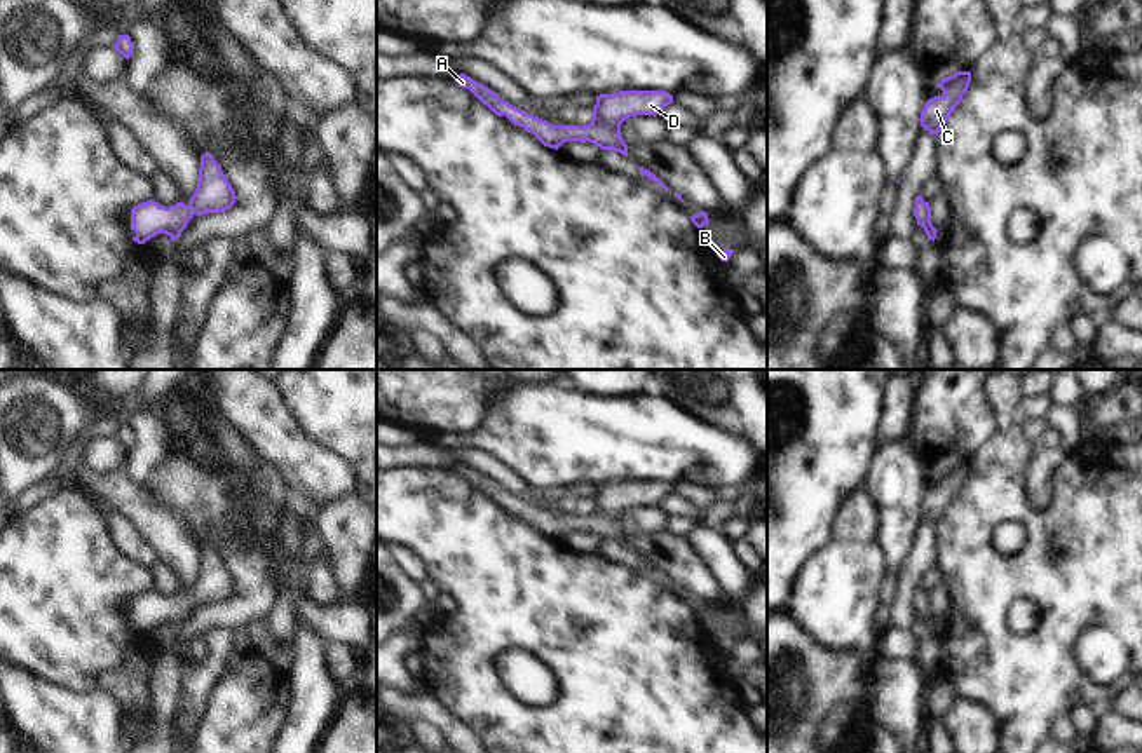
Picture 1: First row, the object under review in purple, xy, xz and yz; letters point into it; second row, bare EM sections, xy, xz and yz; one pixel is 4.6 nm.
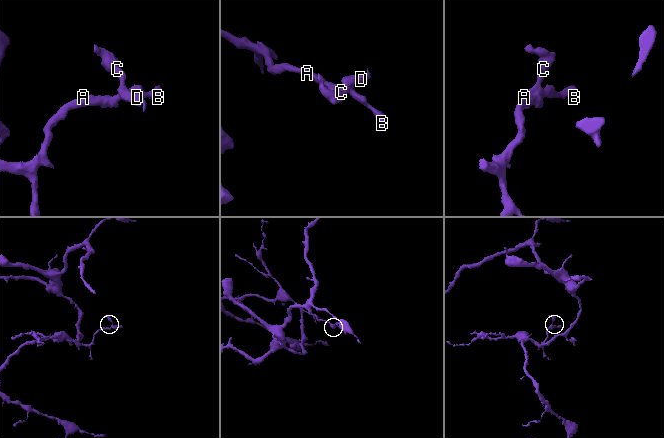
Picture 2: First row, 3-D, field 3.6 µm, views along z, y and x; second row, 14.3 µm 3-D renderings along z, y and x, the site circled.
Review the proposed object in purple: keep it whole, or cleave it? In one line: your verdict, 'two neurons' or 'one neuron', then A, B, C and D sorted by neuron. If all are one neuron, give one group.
one neuron; groups A B C D

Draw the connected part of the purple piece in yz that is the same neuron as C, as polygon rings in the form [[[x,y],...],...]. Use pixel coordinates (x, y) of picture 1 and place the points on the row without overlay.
[[[955,462],[954,465],[941,469],[938,478],[943,481],[943,485],[928,490],[921,502],[921,516],[928,519],[929,525],[938,526],[954,499],[961,493],[969,472],[971,462]]]

